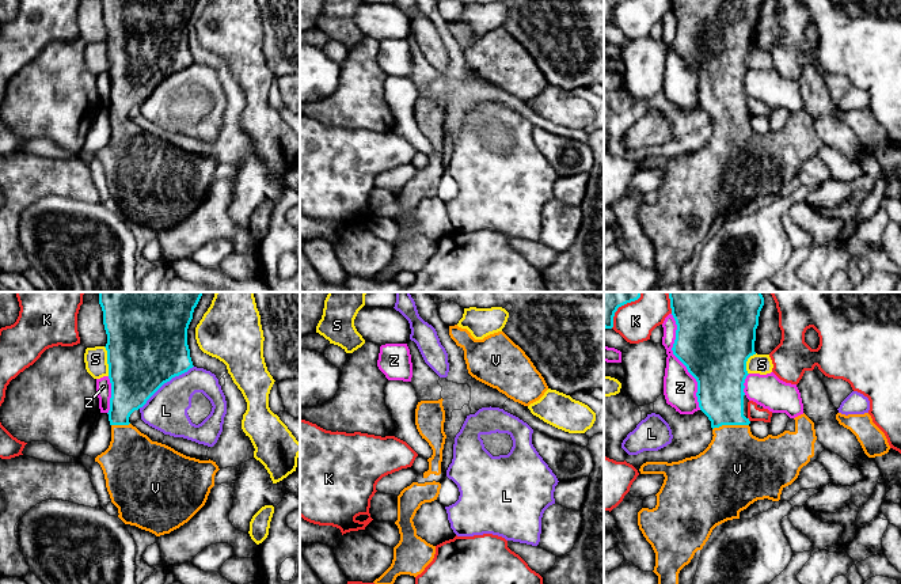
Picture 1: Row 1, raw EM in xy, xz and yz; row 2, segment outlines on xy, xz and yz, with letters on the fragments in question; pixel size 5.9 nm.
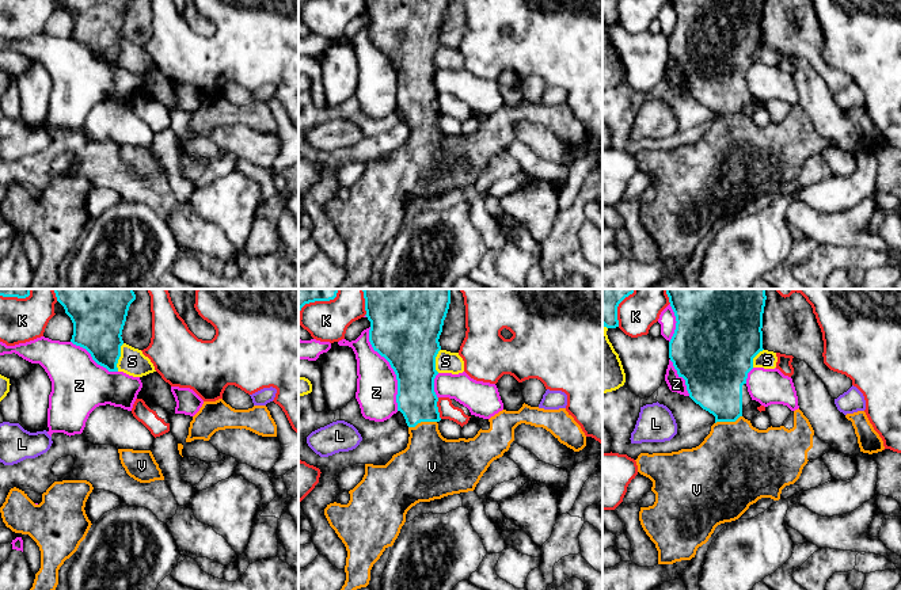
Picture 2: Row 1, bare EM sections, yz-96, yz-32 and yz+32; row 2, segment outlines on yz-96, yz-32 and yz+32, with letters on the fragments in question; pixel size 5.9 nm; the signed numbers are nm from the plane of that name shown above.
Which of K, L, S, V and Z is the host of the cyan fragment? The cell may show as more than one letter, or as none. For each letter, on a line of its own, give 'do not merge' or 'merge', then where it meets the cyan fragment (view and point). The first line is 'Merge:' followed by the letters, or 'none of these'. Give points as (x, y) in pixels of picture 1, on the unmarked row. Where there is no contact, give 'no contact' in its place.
Merge: V
K: do not merge | yz (614, 11)
L: do not merge | xy (166, 78)
S: do not merge | xy (107, 57)
V: merge | yz (730, 120)
Z: do not merge | yz (680, 56)

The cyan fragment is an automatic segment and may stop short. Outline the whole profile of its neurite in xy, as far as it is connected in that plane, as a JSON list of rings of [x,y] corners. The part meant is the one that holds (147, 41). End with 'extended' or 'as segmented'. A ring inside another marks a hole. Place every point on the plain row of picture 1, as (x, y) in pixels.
[[[100,0],[100,3],[107,30],[104,43],[111,79],[110,106],[107,109],[111,137],[109,144],[95,153],[95,158],[103,166],[111,198],[118,204],[118,213],[125,220],[160,232],[187,219],[205,201],[210,185],[214,182],[214,171],[220,164],[210,155],[190,153],[166,140],[152,137],[129,118],[129,113],[134,106],[142,103],[164,79],[194,62],[187,41],[187,24],[197,0]]] | extended

